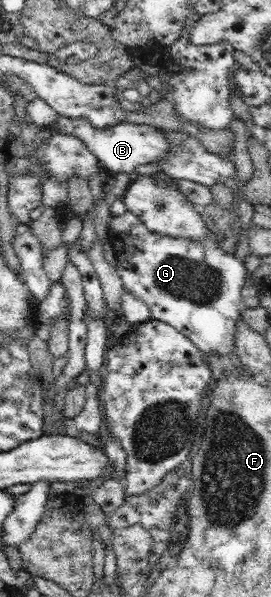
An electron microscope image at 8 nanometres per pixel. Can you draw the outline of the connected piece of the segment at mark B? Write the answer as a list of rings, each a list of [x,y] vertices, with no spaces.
[[[58,116],[50,128],[54,133],[78,136],[88,146],[90,152],[96,155],[100,163],[116,174],[122,172],[132,173],[136,167],[140,167],[144,163],[152,163],[156,159],[162,159],[170,151],[170,142],[168,142],[166,134],[160,128],[154,127],[154,125],[133,124],[122,121],[100,129],[94,127],[87,117],[70,119],[66,116]]]

